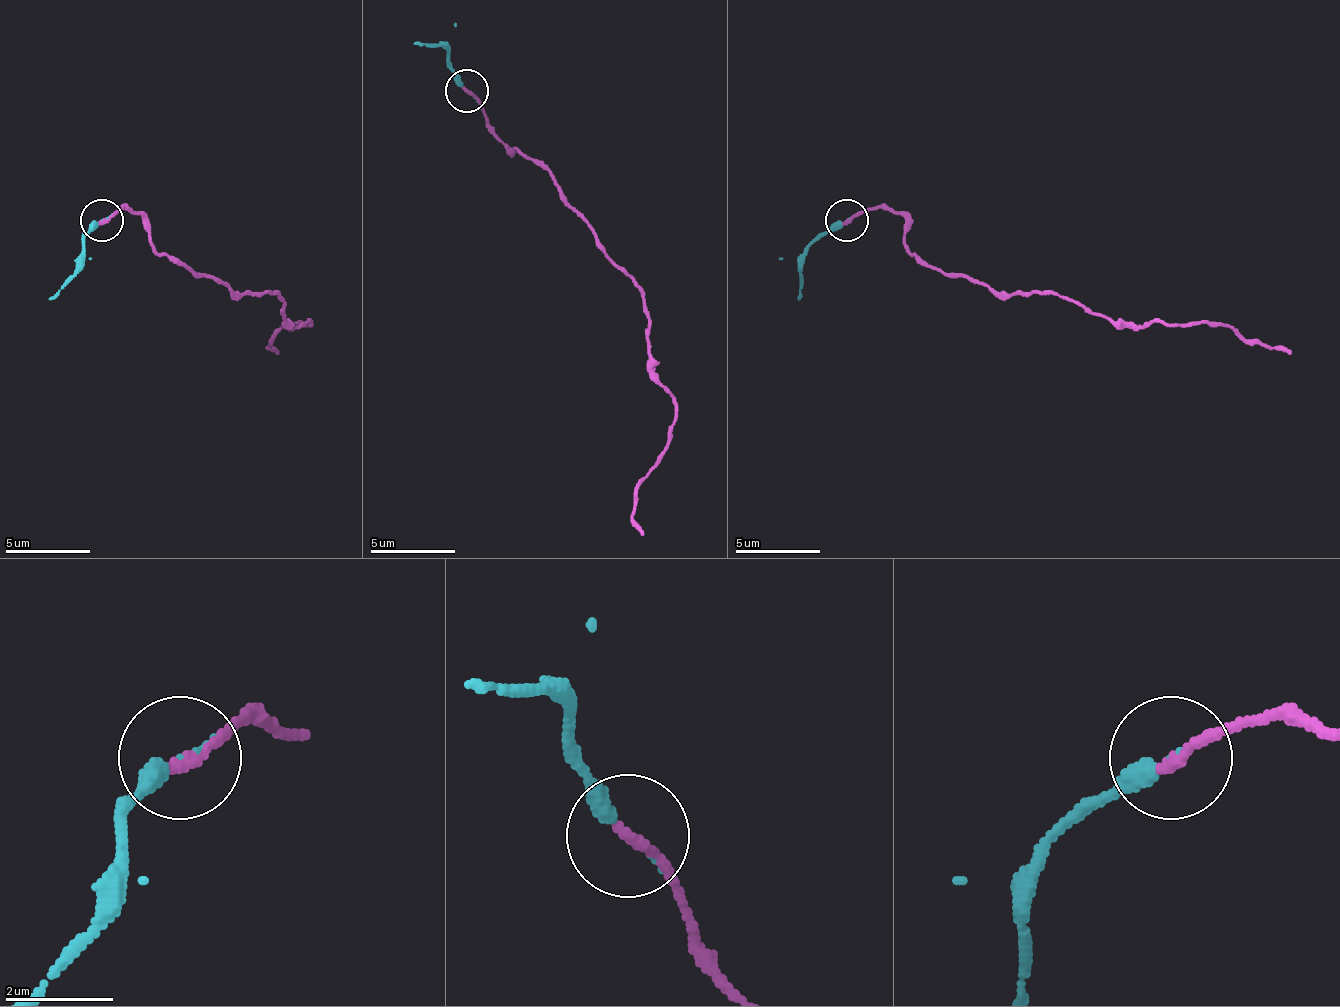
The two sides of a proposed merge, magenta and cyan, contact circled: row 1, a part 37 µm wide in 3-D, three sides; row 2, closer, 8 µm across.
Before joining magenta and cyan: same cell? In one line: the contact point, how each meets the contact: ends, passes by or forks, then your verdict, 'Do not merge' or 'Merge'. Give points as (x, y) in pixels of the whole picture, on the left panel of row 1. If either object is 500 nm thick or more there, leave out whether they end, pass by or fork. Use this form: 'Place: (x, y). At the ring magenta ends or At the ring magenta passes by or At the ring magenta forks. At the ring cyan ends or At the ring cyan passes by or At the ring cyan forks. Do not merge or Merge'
Place: (101, 220). At the ring magenta ends. At the ring cyan ends. Do not merge

